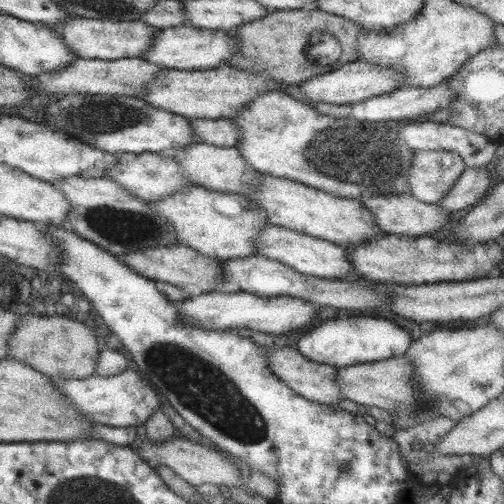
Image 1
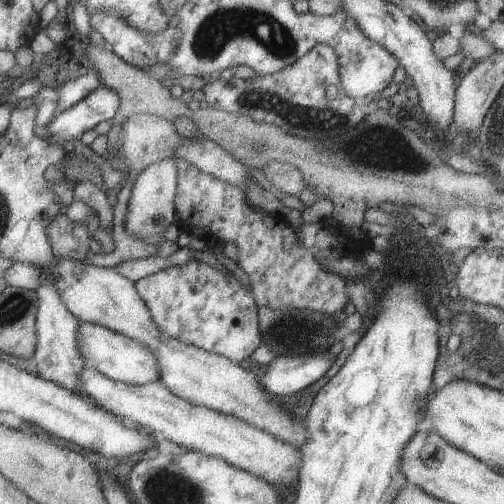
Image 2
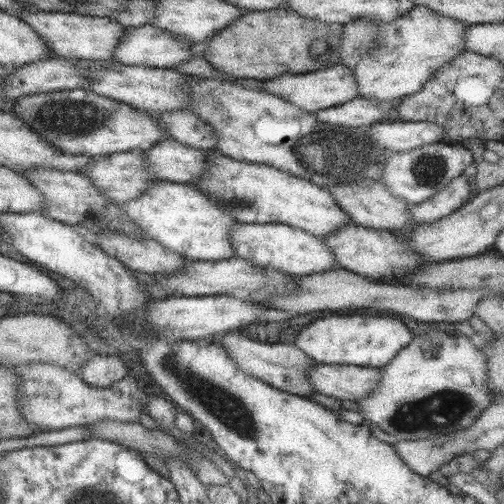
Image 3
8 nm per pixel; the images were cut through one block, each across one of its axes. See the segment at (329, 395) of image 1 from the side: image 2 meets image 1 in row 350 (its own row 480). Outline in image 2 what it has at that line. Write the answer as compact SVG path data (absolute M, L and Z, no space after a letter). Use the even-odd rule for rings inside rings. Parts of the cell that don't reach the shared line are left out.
M83 368L81 372L81 396L91 396L95 402L103 406L103 410L113 412L115 416L131 418L133 422L139 422L141 426L147 426L155 436L163 440L171 440L179 446L197 450L201 454L217 456L231 466L237 466L245 472L255 474L257 478L263 478L271 484L279 484L283 488L295 490L299 482L299 470L301 470L301 452L293 448L291 444L277 440L275 436L257 430L255 426L235 418L221 414L217 410L209 410L207 406L195 406L175 394L161 382L149 382L145 386L127 386L123 382L115 382L93 368Z

